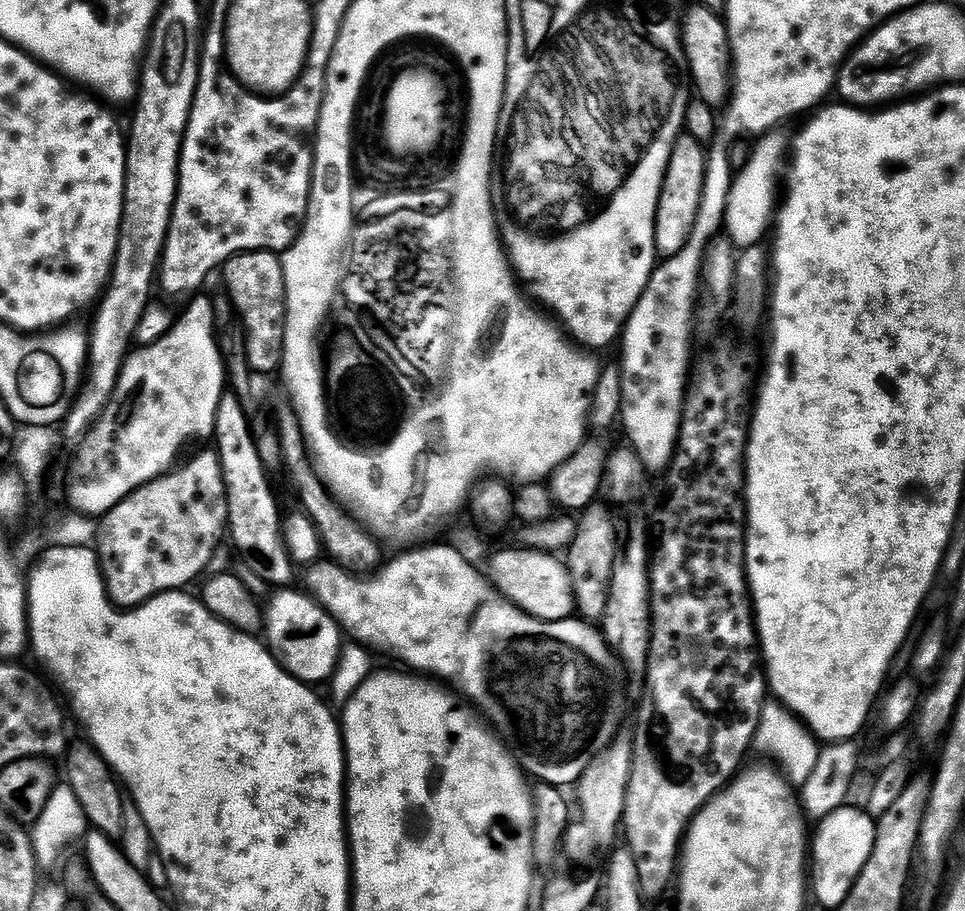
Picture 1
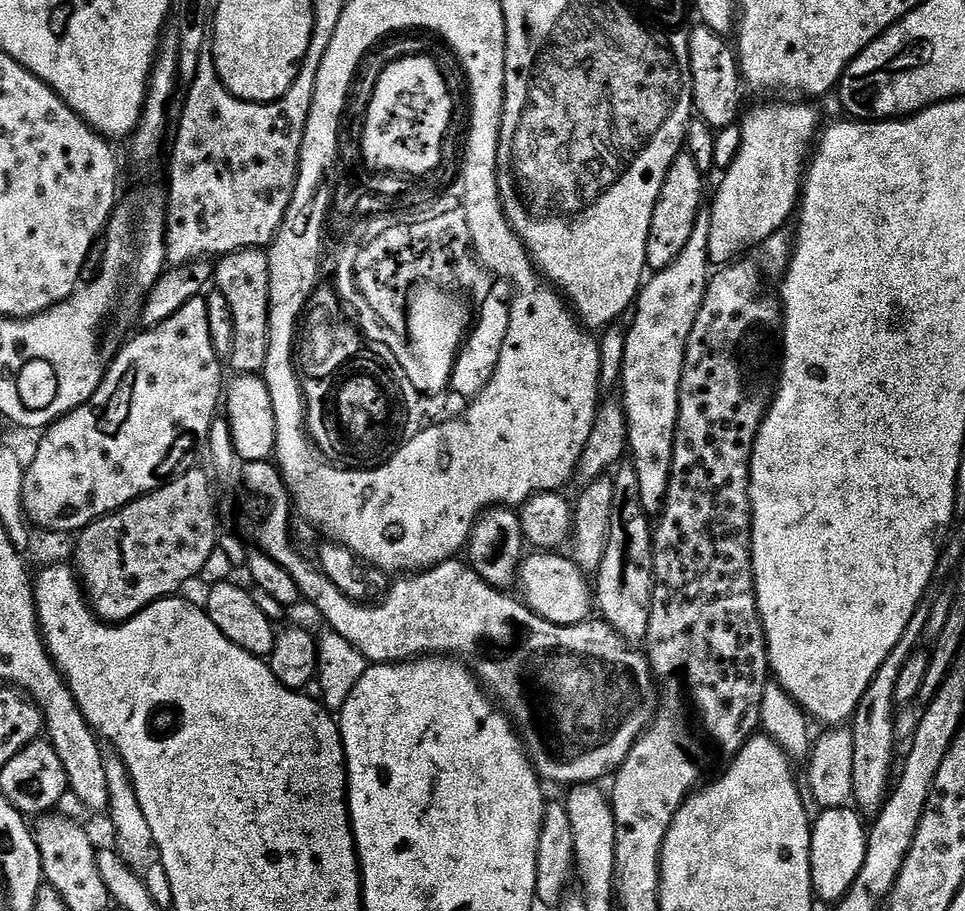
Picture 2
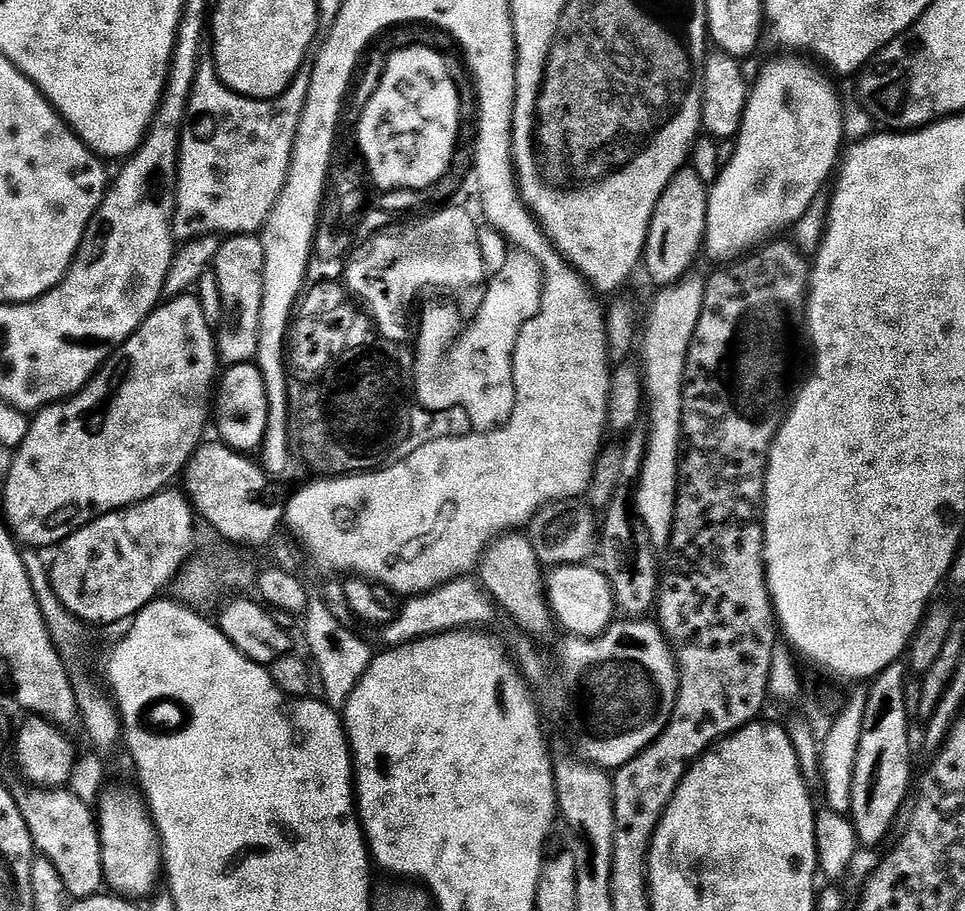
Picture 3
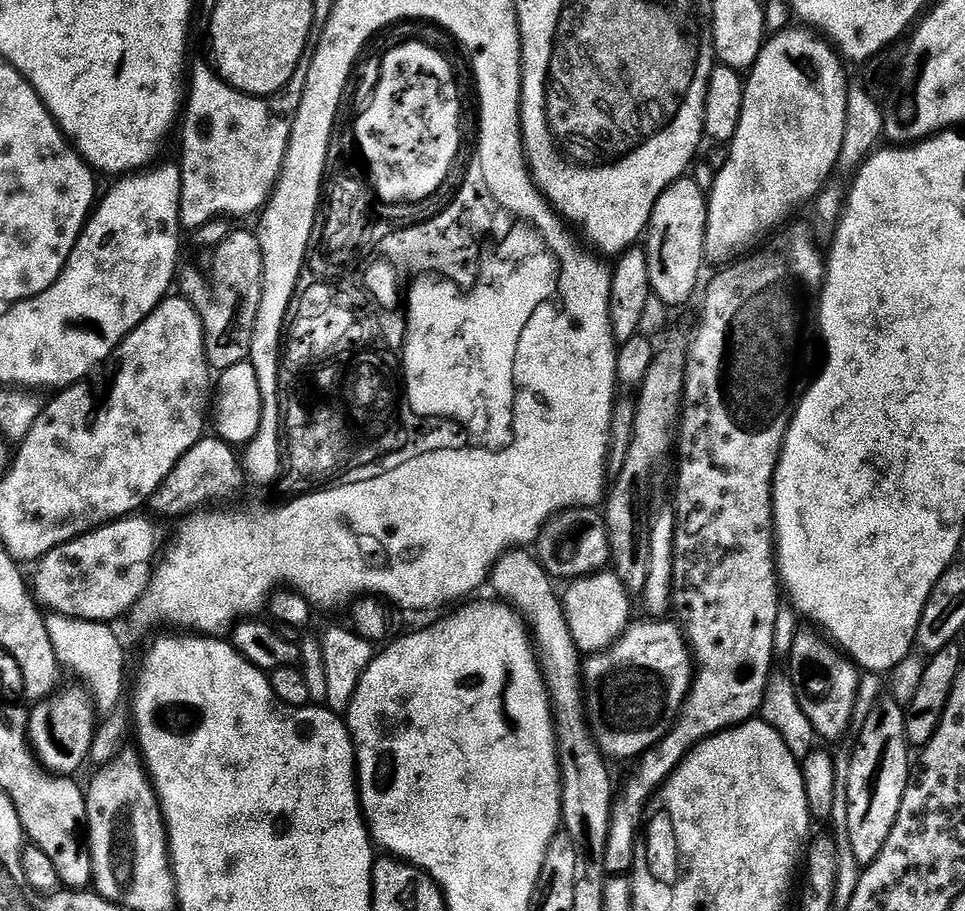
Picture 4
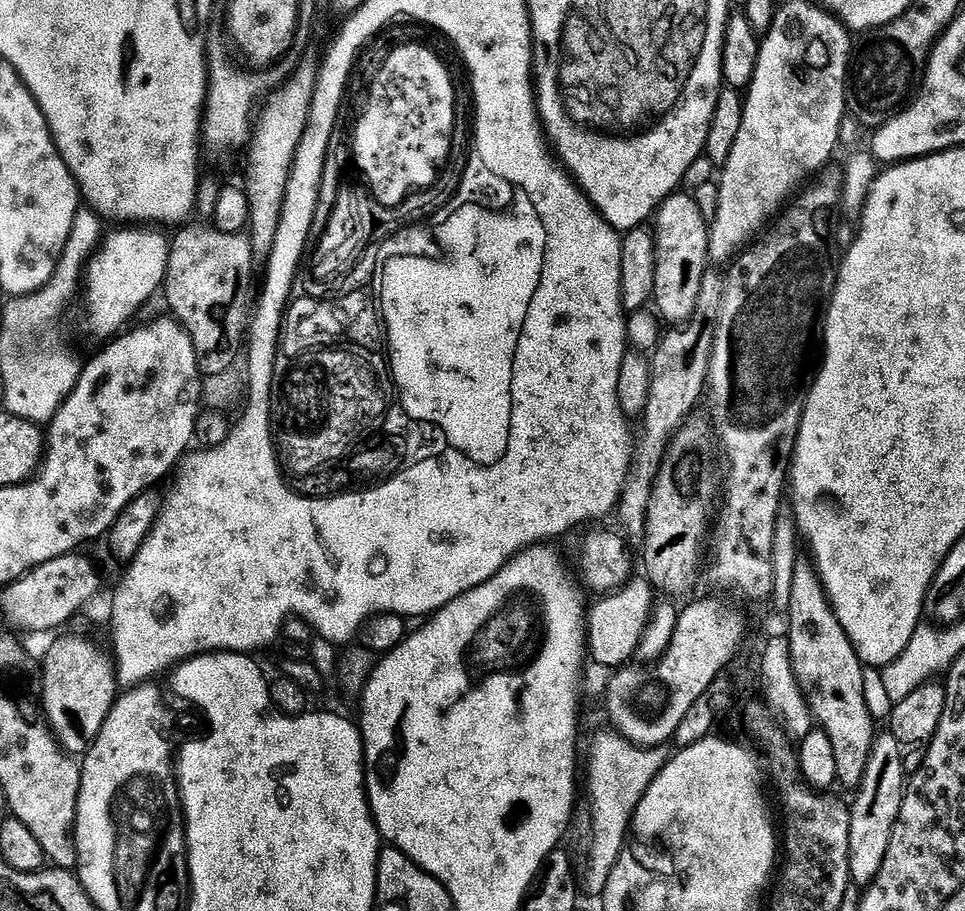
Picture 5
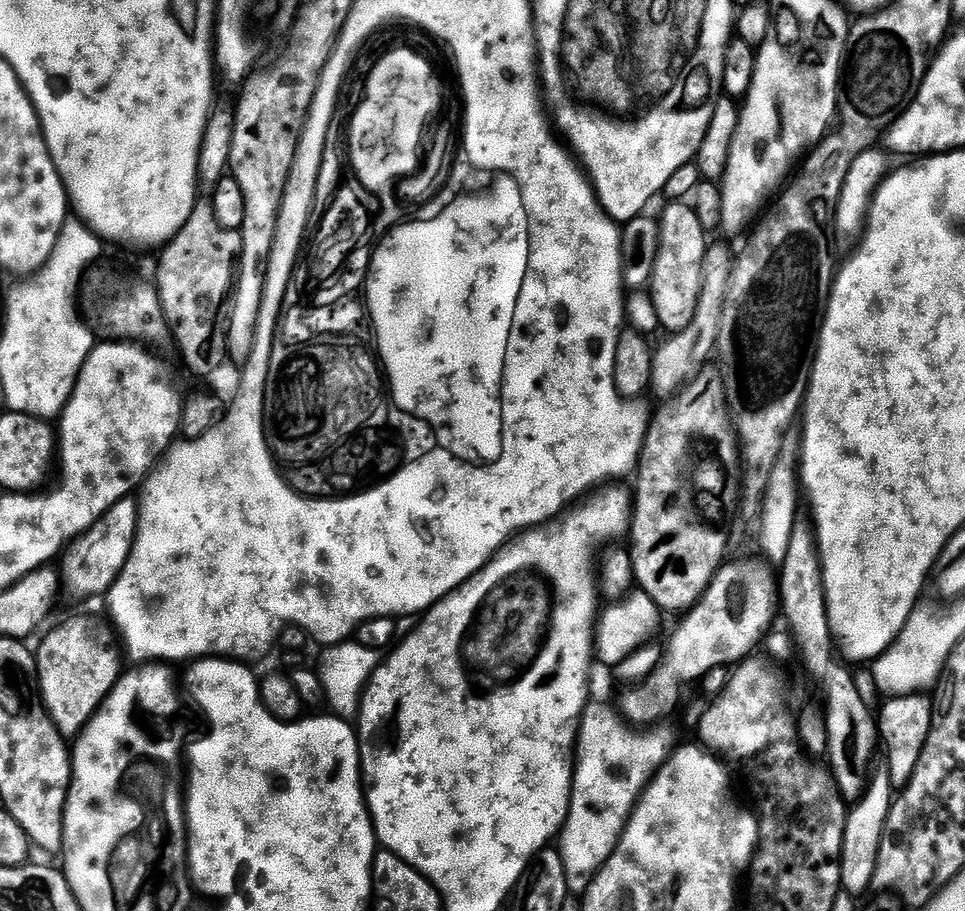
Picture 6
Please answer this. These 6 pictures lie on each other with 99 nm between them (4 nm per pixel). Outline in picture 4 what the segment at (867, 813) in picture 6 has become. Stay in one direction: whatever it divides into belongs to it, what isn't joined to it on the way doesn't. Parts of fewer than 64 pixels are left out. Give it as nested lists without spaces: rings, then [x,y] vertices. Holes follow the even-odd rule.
[[[891,698],[879,699],[873,708],[872,714],[866,720],[864,726],[858,731],[858,740],[852,754],[848,770],[848,832],[854,856],[861,867],[868,867],[881,853],[882,847],[889,838],[890,830],[896,825],[898,810],[901,809],[902,798],[911,781],[912,765],[908,758],[910,746],[905,738],[903,707]]]

